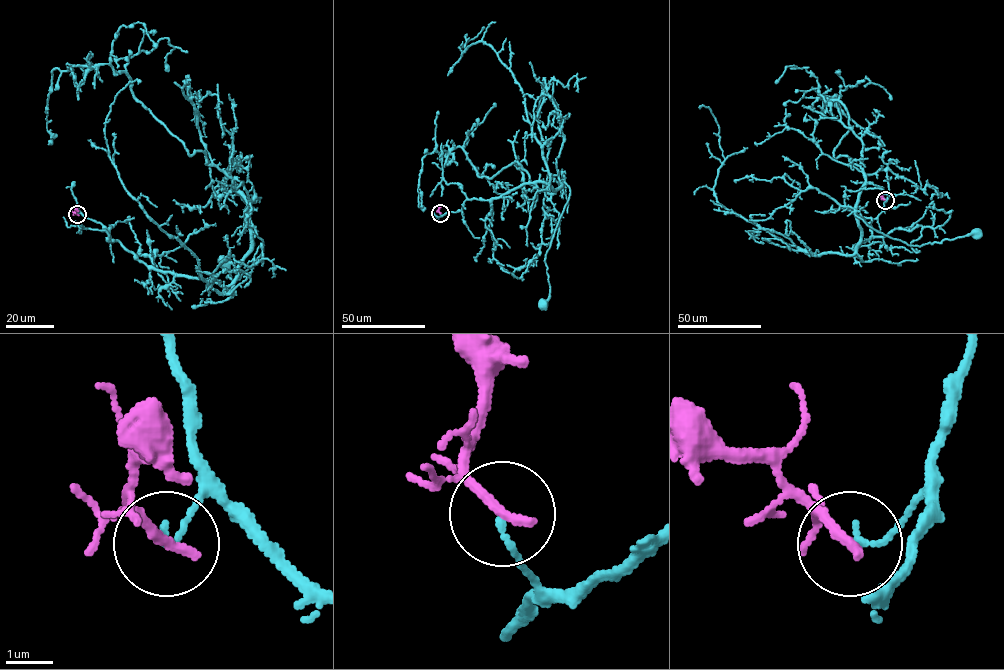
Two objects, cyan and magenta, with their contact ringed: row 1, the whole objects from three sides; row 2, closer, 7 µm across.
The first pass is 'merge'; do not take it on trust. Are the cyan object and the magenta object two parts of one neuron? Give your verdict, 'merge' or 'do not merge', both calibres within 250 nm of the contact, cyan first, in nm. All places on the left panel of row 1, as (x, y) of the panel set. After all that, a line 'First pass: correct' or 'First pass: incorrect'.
do not merge; calibres 140 and 280 nm
First pass: incorrect

